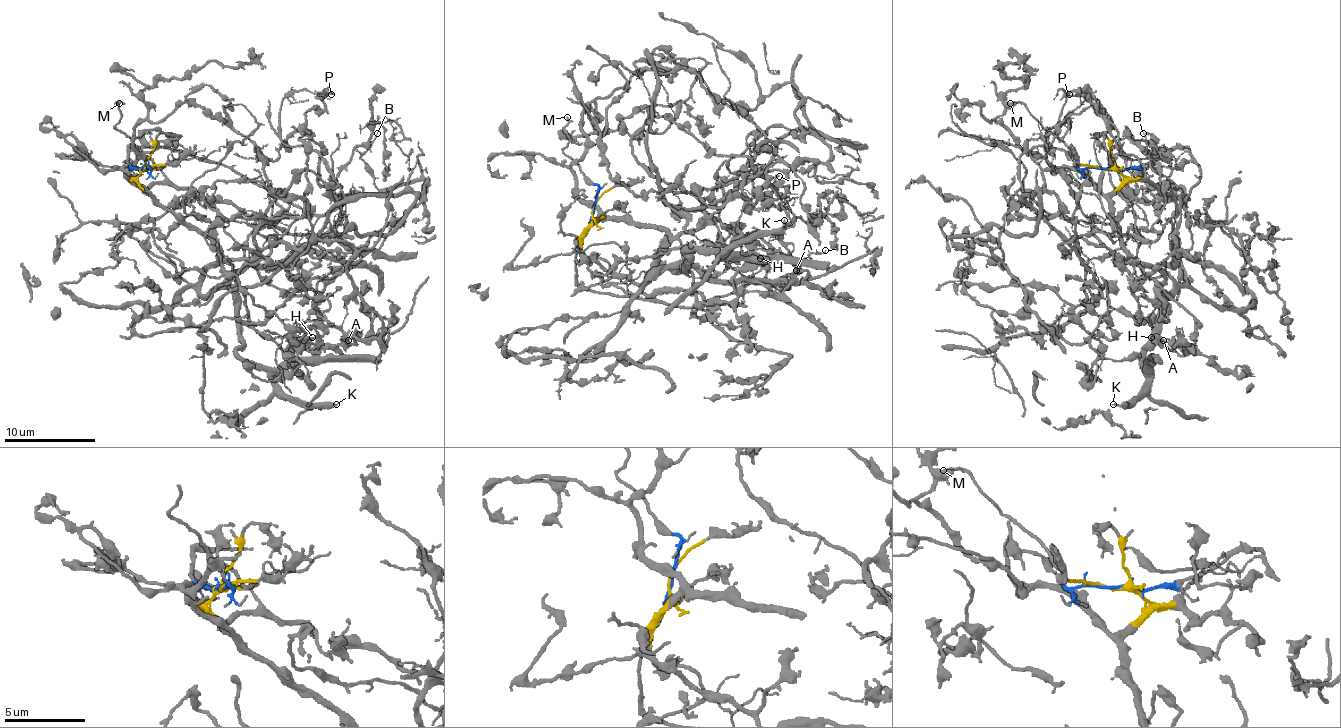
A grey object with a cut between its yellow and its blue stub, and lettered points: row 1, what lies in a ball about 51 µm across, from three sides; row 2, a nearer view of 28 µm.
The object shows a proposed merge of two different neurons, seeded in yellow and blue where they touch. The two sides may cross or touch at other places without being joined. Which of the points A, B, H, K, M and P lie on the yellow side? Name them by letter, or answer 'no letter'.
A, H, K, P

